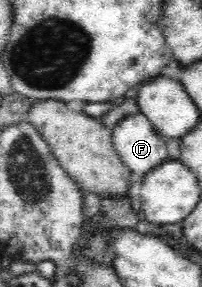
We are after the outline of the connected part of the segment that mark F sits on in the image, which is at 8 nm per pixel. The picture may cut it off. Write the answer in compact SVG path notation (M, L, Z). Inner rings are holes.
M141 112L118 121L111 137L121 161L141 178L168 160L165 138L158 136L153 124Z

